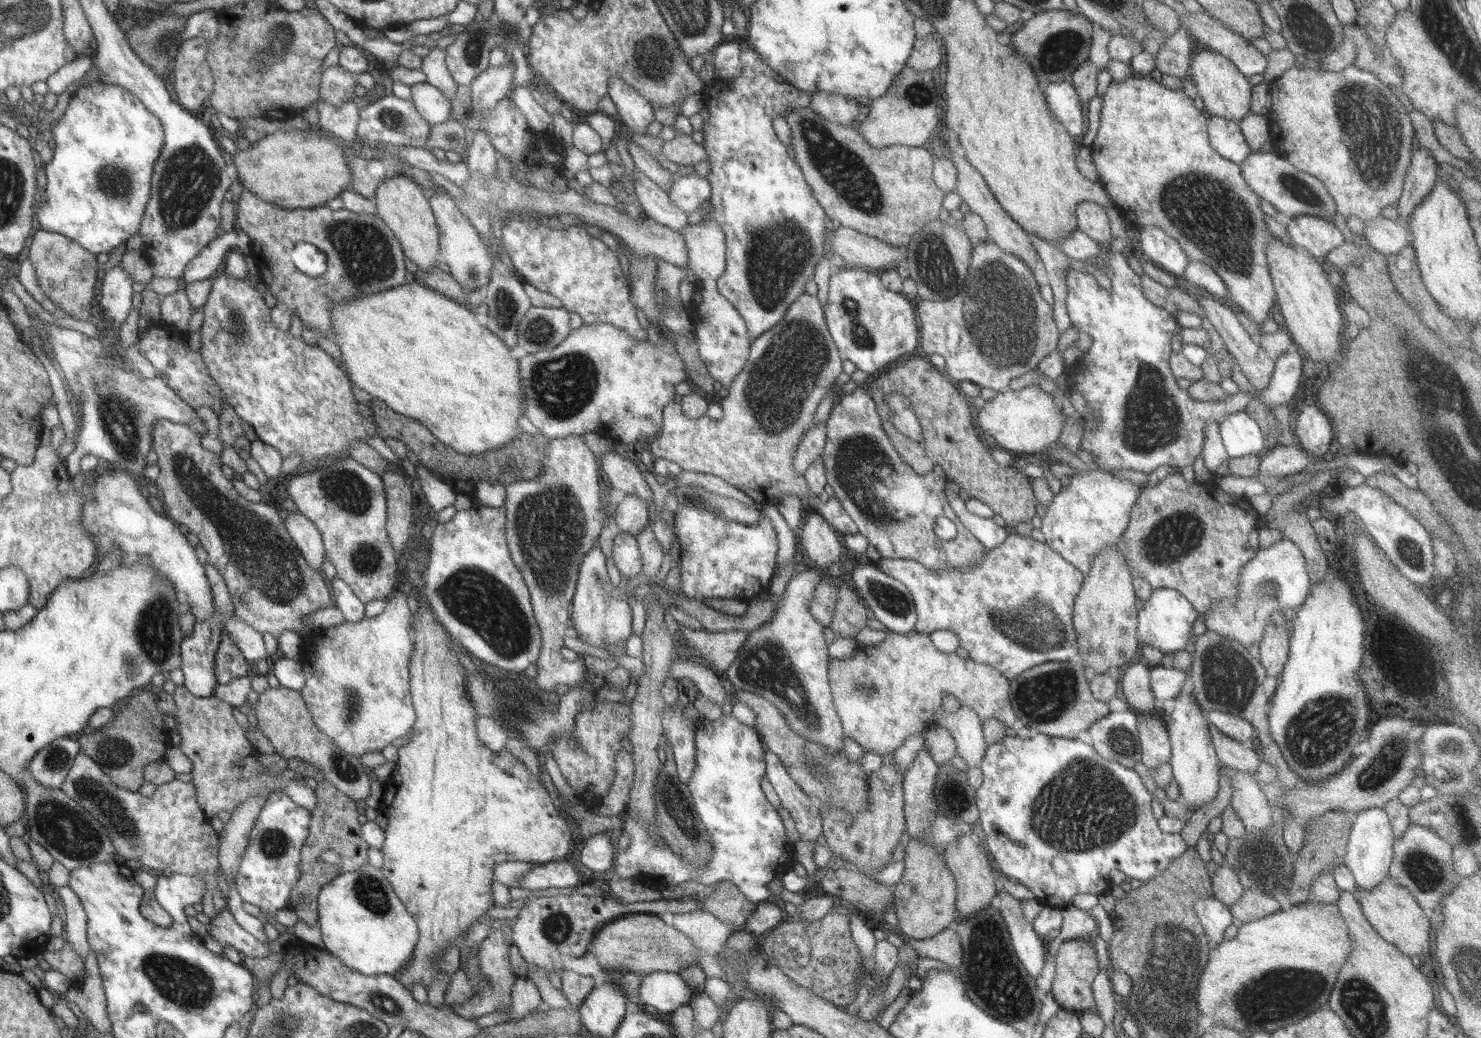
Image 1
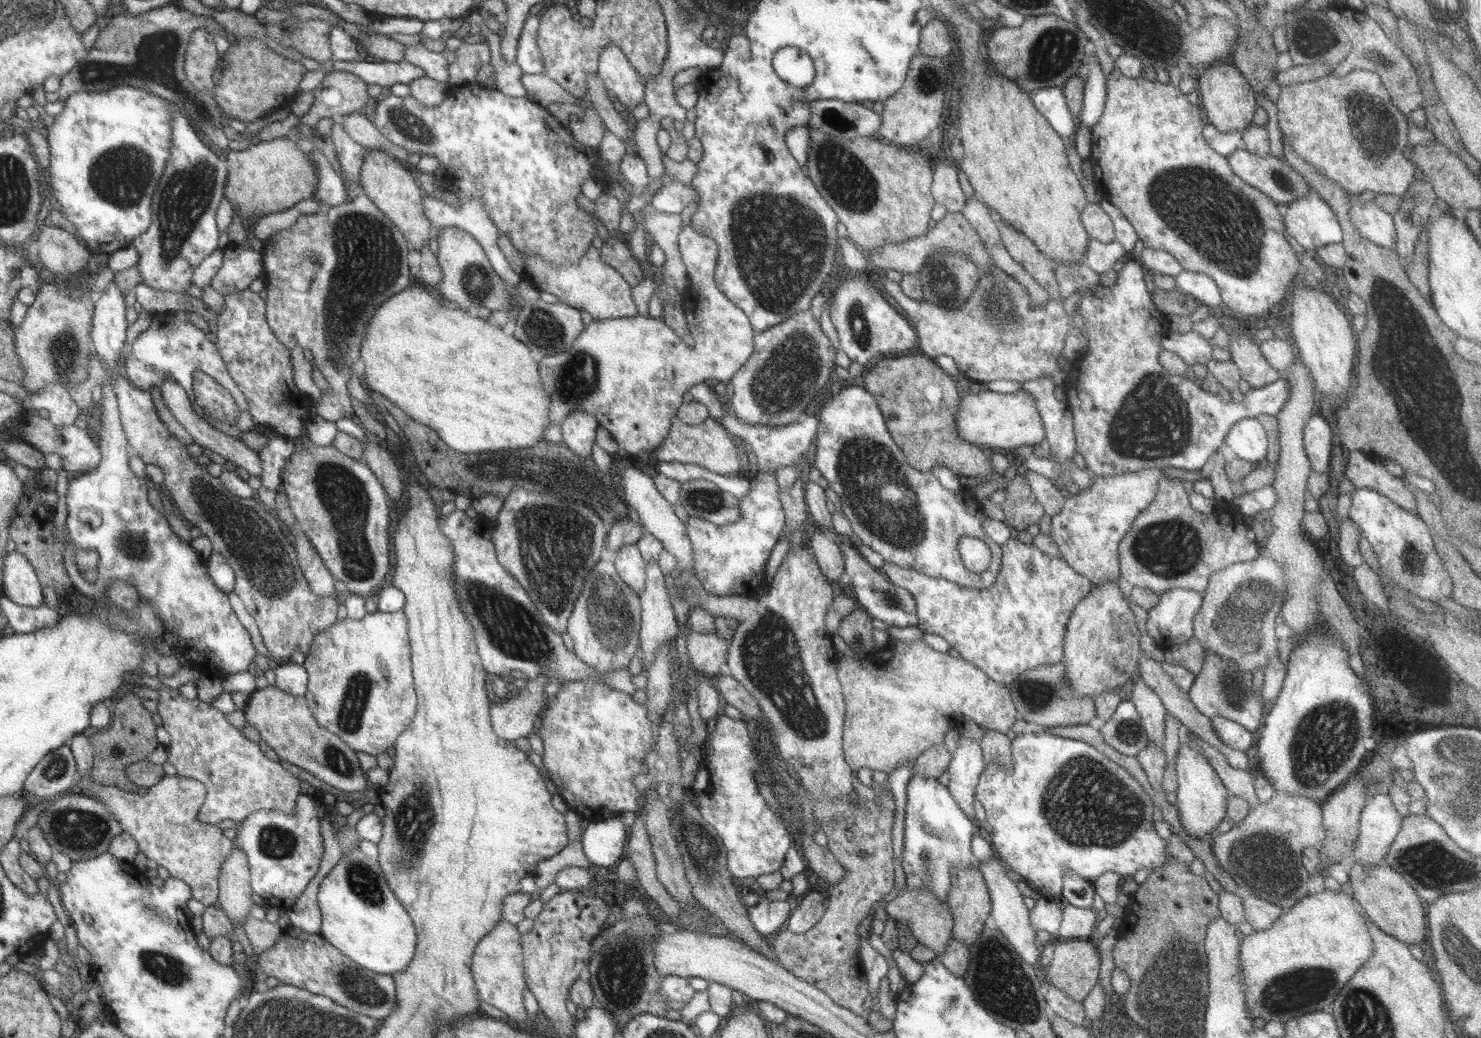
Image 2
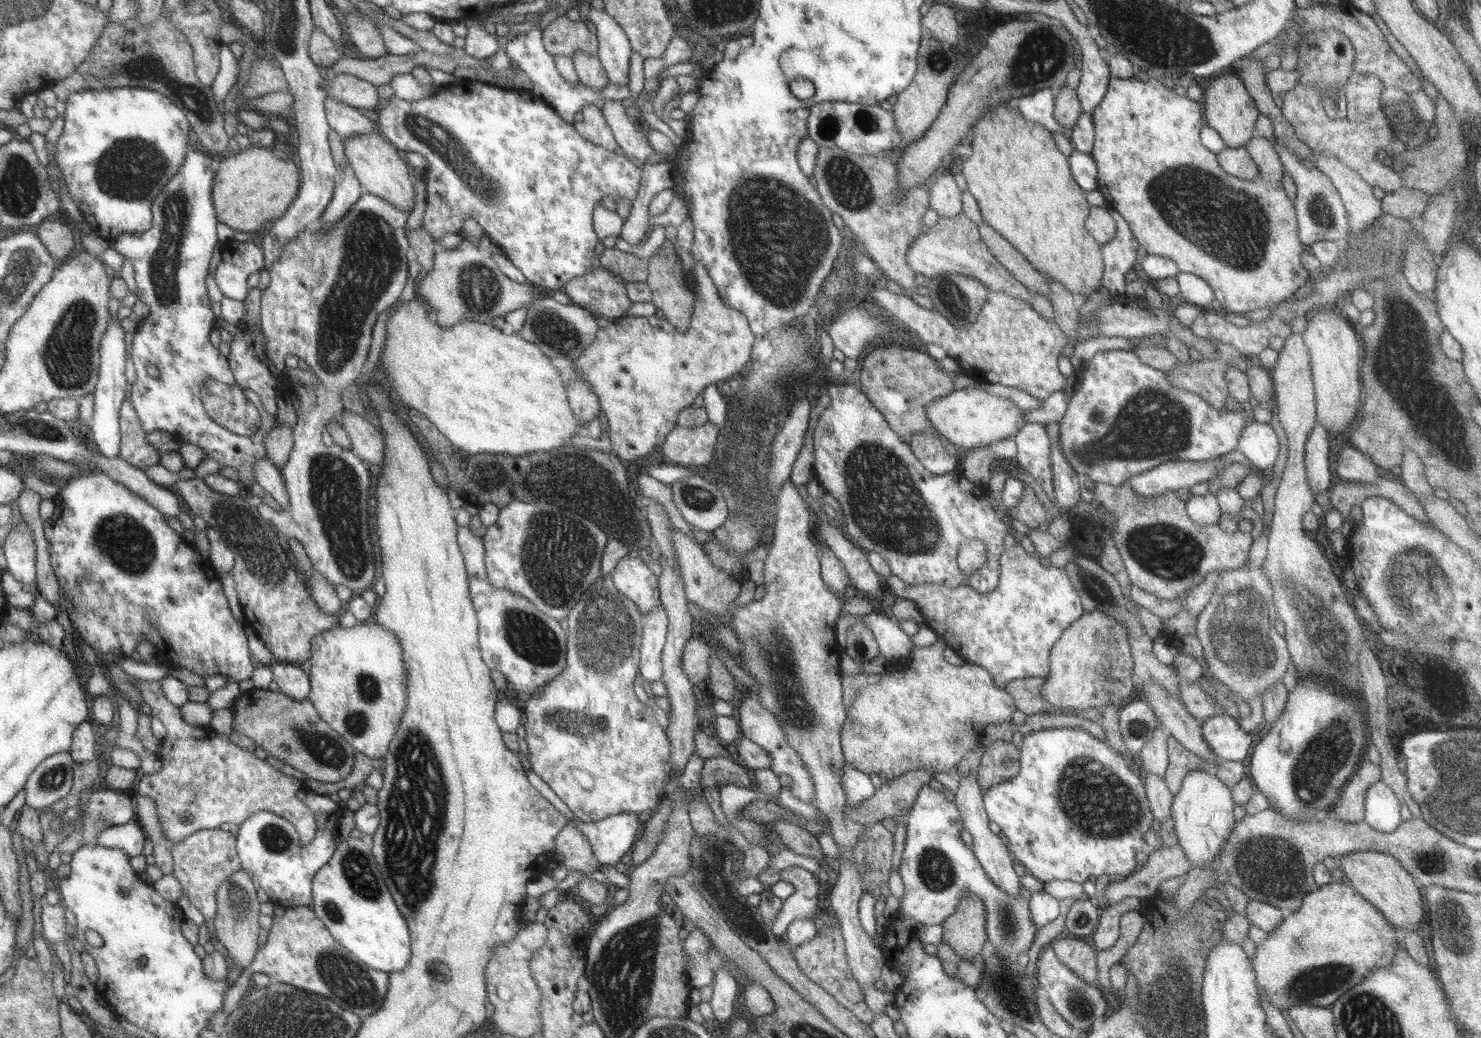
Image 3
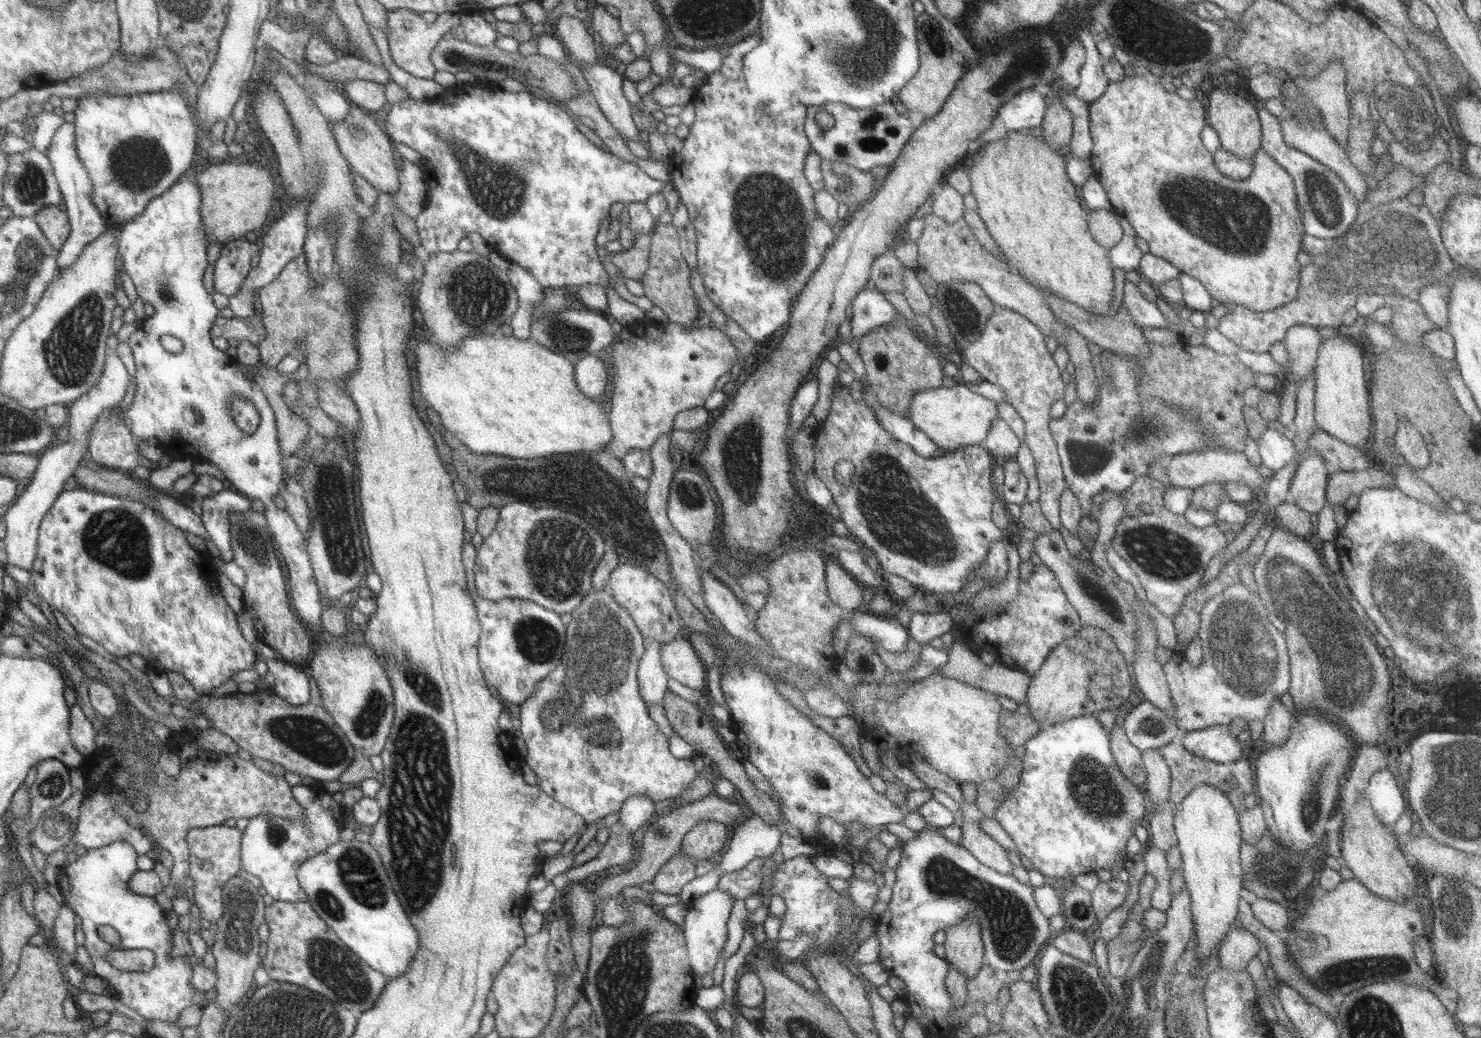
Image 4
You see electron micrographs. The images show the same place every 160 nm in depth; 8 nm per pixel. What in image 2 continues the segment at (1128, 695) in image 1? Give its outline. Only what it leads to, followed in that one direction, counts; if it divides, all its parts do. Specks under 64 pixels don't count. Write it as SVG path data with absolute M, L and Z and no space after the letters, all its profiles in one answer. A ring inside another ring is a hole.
M1138 679L1132 685L1130 700L1136 705L1141 716L1141 725L1149 738L1149 744L1160 745L1164 743L1165 725L1168 719L1168 712L1162 704L1160 697Z

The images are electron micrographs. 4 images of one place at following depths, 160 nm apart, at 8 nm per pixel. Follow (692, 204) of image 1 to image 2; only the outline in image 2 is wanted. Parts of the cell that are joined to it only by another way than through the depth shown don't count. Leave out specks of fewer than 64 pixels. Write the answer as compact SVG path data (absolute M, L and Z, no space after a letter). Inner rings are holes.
M666 178L652 197L651 205L664 214L680 214L693 201L699 202L697 190L690 185Z

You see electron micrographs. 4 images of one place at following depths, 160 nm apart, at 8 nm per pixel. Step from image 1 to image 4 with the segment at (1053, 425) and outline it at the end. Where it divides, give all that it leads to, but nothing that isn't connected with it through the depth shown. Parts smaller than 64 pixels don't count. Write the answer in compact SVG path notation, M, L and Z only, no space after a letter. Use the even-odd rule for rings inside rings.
M958 379L953 388L936 388L918 392L908 409L908 418L914 426L928 435L944 452L961 449L965 446L979 445L987 437L991 422L997 419L998 404L976 394Z

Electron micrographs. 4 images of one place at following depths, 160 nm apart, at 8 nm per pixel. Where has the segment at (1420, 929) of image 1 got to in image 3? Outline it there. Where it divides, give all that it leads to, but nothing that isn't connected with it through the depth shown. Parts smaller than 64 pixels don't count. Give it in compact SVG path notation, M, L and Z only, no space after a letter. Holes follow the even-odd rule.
M1350 852L1340 857L1340 866L1349 885L1354 887L1370 904L1373 904L1396 928L1414 926L1423 919L1424 902L1420 896L1420 886L1400 865L1397 858L1383 852Z

